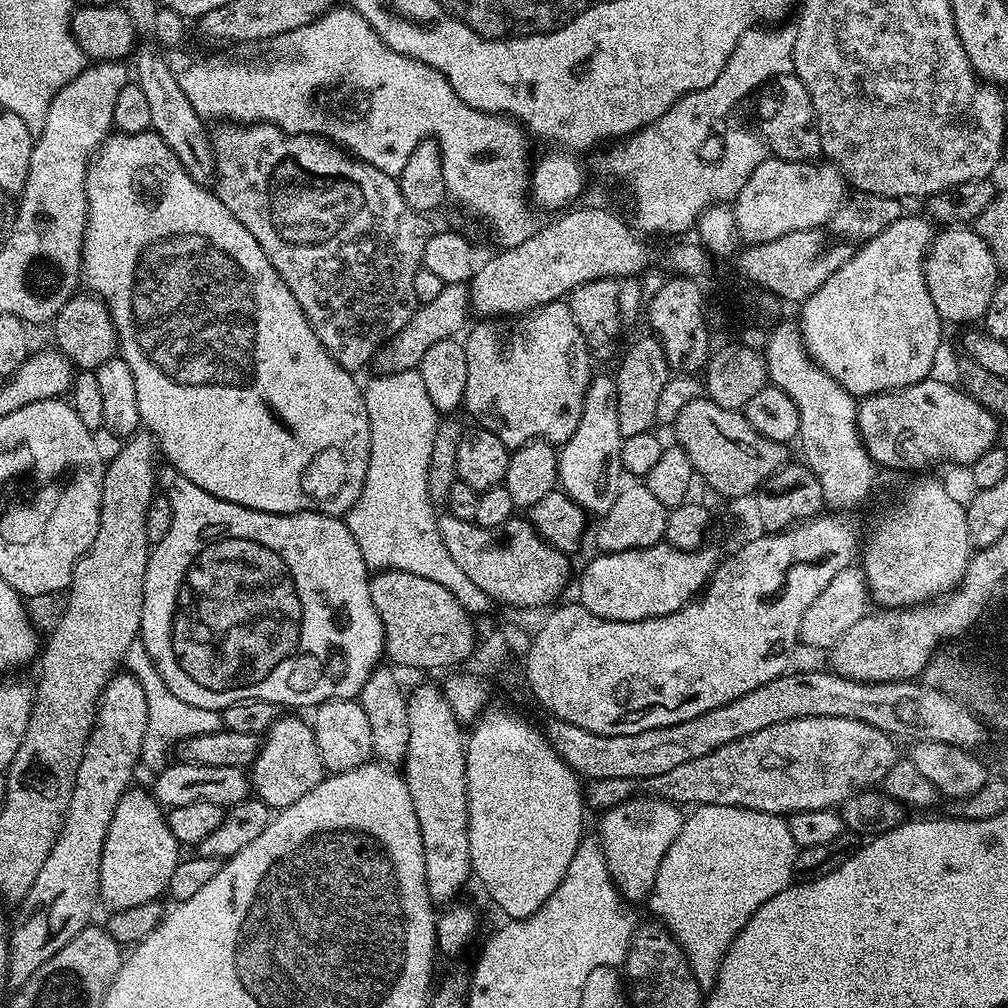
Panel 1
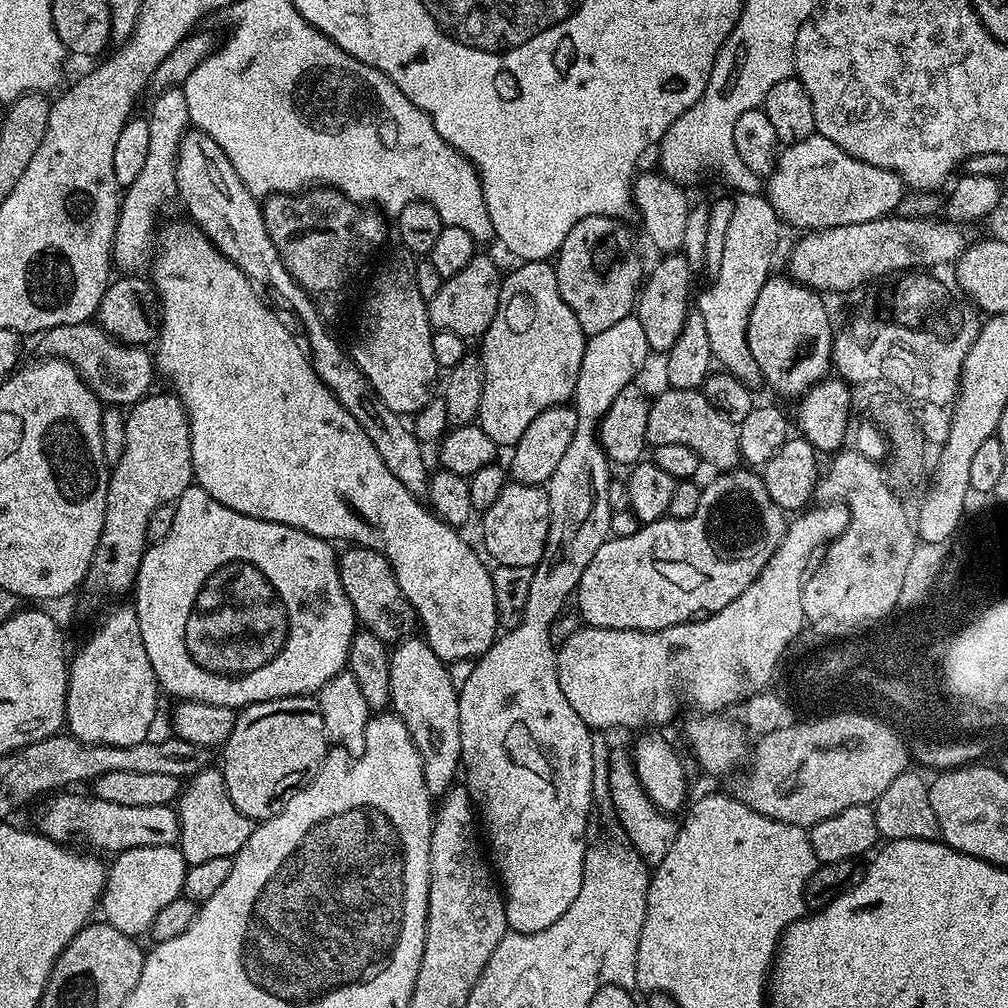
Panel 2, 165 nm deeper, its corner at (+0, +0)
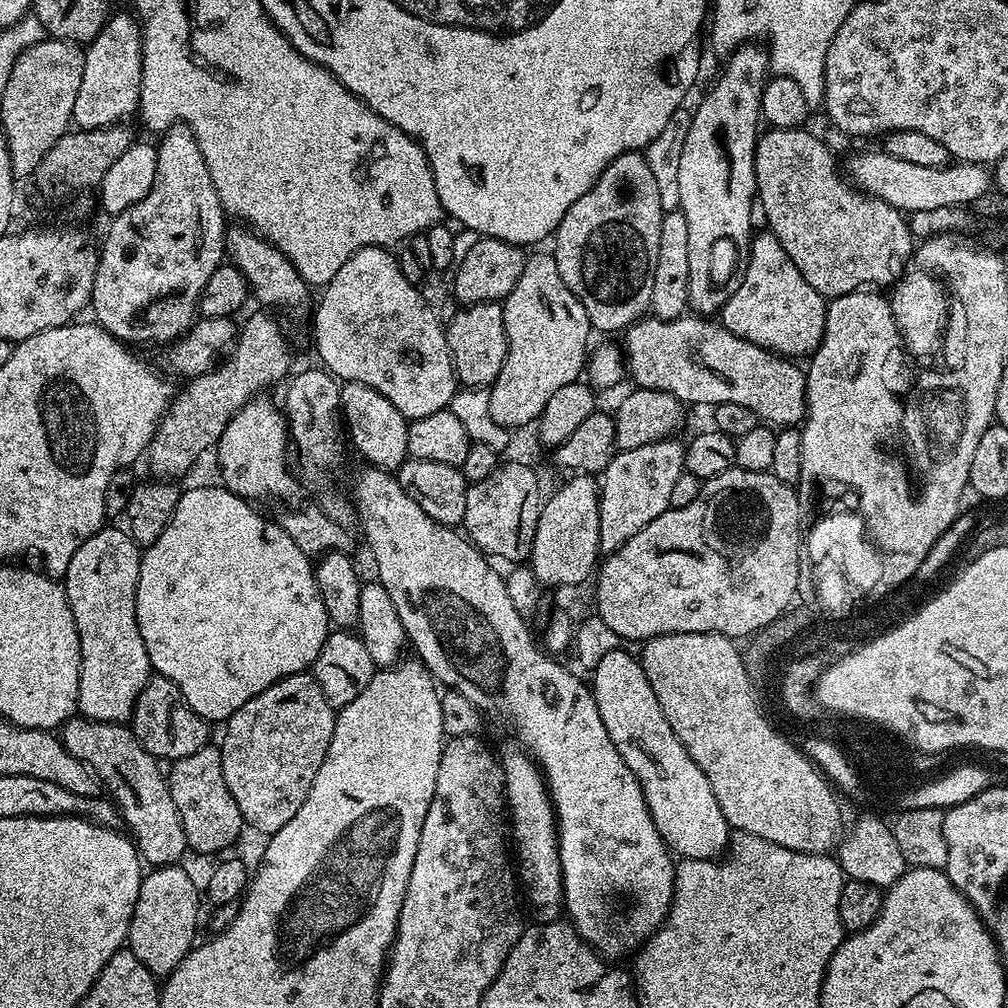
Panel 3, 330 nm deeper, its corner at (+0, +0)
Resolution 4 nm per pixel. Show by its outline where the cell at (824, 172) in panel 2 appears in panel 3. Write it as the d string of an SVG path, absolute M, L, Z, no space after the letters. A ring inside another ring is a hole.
M882 150L860 152L857 156L850 157L848 172L847 175L856 188L877 196L903 214L922 210L935 211L944 206L969 206L990 190L990 172L985 165L953 162L941 168L918 166L911 162L902 162L902 158L894 158Z

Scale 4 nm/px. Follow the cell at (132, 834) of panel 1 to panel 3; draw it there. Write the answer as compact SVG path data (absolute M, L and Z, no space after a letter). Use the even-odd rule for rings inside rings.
M180 864L156 866L149 872L152 873L140 881L140 897L130 918L126 948L153 976L166 978L197 943L196 923L200 920L202 892L196 889L191 874Z

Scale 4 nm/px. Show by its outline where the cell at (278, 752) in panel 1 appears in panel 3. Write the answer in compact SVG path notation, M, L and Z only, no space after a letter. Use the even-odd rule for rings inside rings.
M308 672L282 678L274 686L262 690L262 694L250 698L246 706L226 721L223 725L224 741L218 744L222 754L222 774L249 829L271 834L282 830L282 826L298 814L302 802L306 802L310 794L314 774L318 774L318 766L322 766L326 758L335 725L336 712L326 702L326 694L322 694L322 686L318 686L316 677Z

